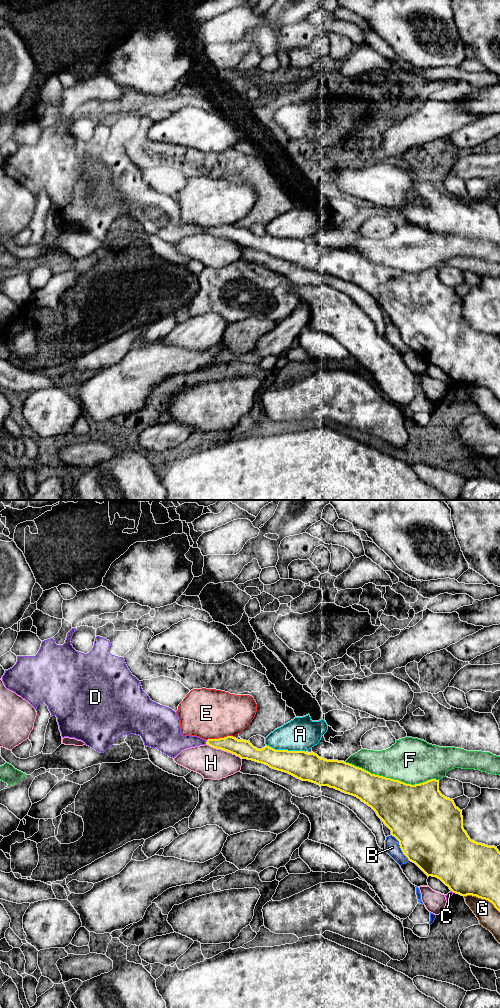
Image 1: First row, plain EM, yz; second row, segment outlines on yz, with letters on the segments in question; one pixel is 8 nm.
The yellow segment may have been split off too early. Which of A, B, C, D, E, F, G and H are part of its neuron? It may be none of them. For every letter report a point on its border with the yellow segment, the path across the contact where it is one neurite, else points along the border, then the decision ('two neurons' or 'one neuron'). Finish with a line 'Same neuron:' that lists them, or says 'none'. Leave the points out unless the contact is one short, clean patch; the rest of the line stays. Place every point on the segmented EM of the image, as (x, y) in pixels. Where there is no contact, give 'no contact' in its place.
A: yz (286, 750) | along yz (266, 744), (275, 749), (303, 750), (305, 752) | two neurons
B: yz (400, 847) | two neurons
C: yz (452, 891) | along yz (451, 890), (453, 892) | two neurons
D: yz (206, 742) | across yz (230, 744), (206, 742), (175, 742) | one neuron
E: yz (220, 738) | two neurons
F: yz (392, 779) | two neurons
G: yz (482, 898) | two neurons
H: yz (224, 750) | two neurons
Same neuron: D

